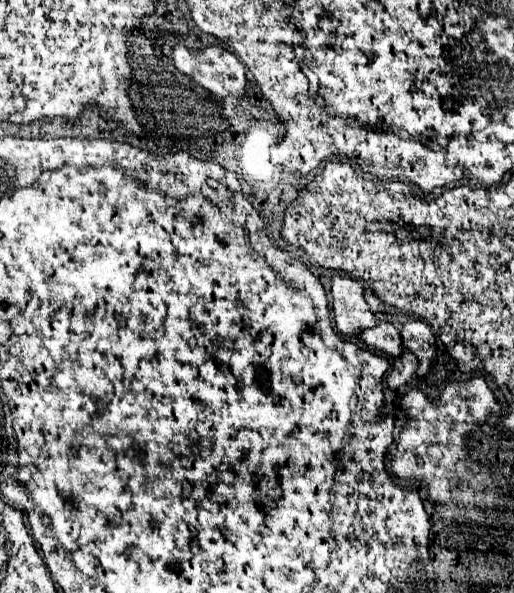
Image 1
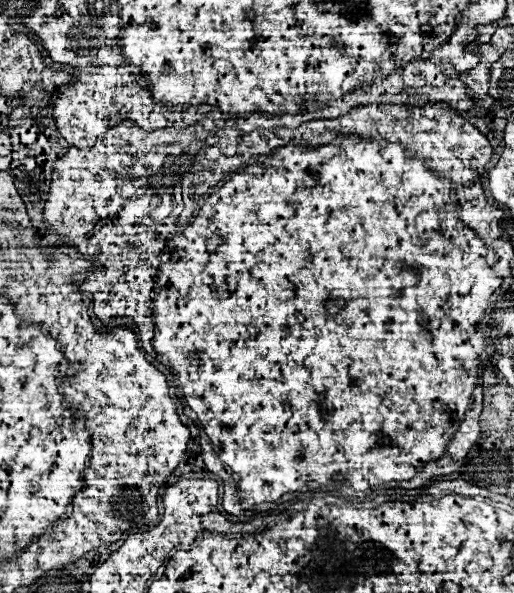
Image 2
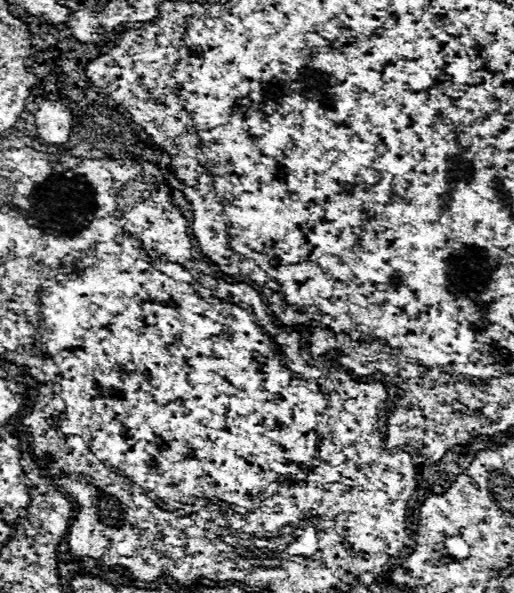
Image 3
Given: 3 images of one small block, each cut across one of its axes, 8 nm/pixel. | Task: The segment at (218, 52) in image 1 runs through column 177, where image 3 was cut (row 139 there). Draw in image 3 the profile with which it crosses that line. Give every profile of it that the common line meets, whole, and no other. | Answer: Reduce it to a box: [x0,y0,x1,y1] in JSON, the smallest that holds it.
[36,100,72,144]

